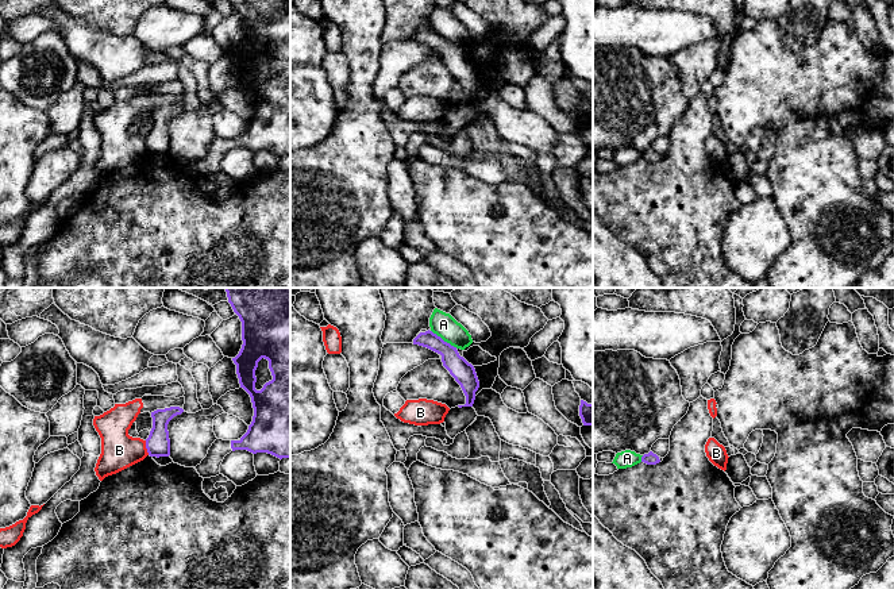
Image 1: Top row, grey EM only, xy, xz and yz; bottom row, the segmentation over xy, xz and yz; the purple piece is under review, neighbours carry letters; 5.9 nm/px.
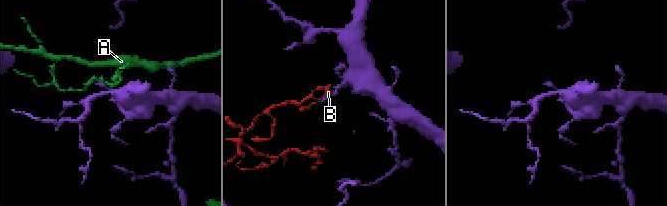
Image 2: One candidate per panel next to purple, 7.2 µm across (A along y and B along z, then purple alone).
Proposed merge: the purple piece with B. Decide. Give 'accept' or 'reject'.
reject

